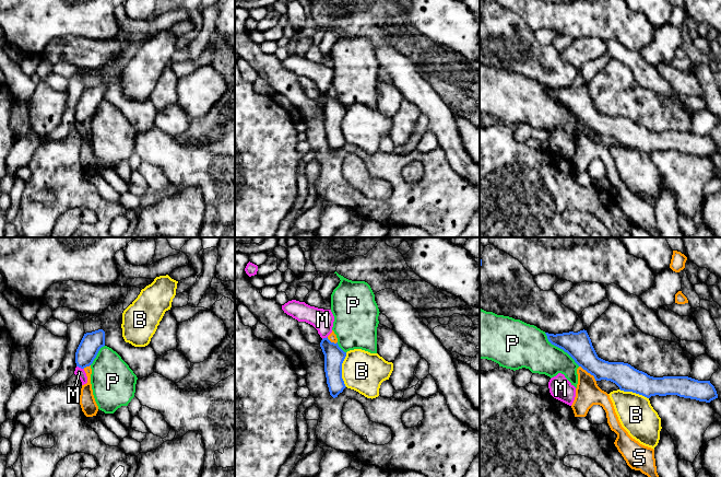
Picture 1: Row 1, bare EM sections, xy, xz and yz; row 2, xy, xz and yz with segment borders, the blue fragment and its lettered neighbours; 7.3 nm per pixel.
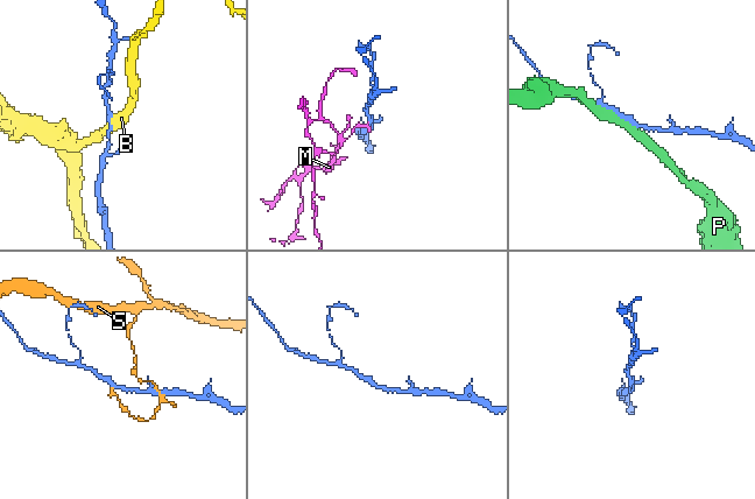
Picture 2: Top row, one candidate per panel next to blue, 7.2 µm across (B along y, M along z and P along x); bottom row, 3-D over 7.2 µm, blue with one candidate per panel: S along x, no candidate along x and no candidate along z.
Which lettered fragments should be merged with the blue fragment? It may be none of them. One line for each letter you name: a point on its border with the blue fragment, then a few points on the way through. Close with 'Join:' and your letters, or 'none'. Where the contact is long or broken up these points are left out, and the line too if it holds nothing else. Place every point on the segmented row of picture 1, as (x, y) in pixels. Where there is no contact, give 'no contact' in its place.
Join: none

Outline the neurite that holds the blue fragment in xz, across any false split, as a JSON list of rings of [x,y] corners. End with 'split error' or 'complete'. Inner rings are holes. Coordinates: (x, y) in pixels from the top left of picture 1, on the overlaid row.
[[[328,337],[323,338],[320,347],[324,354],[324,372],[330,395],[335,398],[346,387],[342,379],[342,363],[346,357],[336,344],[331,342]]]; complete

